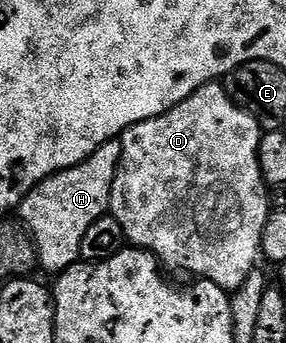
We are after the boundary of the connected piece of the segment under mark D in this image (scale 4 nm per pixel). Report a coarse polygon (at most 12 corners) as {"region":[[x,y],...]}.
{"region":[[203,84],[119,137],[125,241],[229,294],[262,256],[260,123]]}

